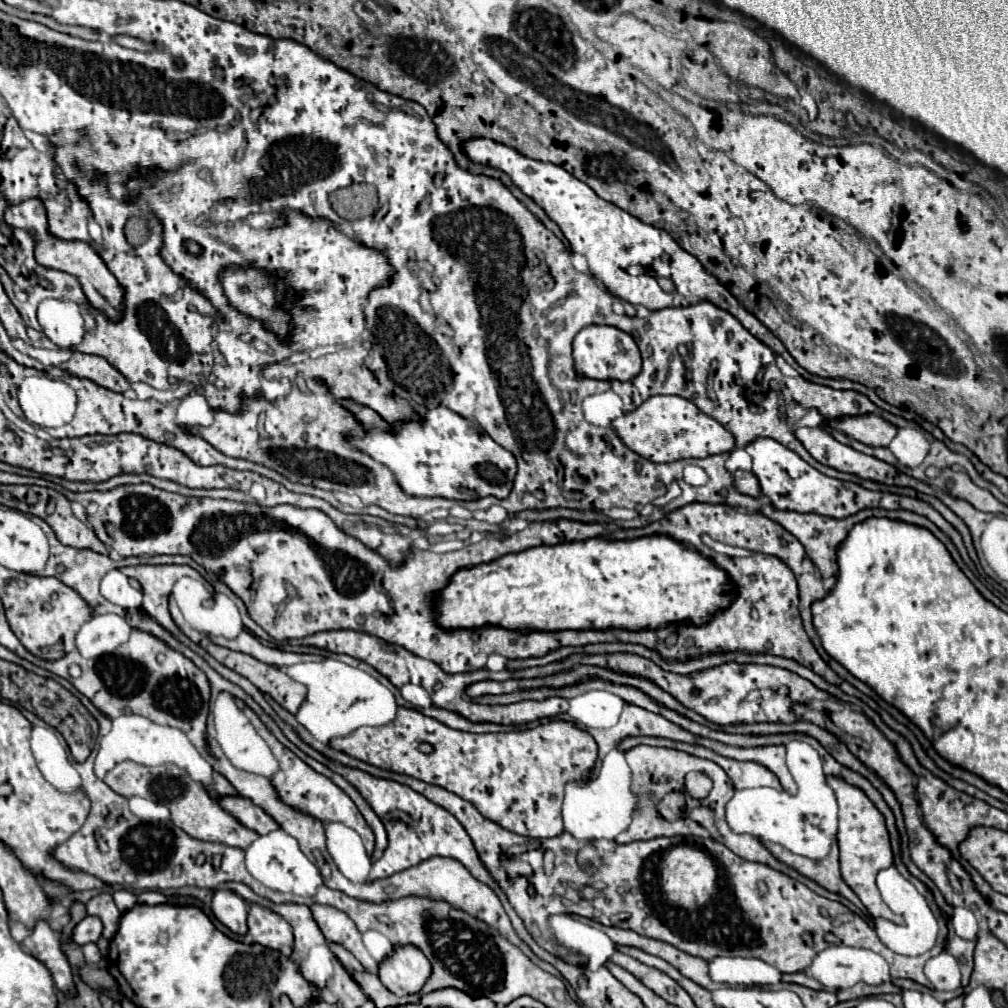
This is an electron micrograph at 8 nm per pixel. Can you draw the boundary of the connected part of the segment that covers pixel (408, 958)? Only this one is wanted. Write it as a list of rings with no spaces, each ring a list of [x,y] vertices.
[[[412,944],[394,946],[392,954],[386,956],[378,966],[380,982],[398,996],[420,992],[432,970],[424,952]]]

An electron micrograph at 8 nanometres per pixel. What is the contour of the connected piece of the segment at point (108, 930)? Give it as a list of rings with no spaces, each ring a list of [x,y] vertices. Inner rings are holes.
[[[100,892],[92,900],[86,902],[86,912],[92,916],[98,916],[104,924],[104,938],[112,938],[118,930],[118,920],[120,920],[120,910],[112,898],[110,892]]]

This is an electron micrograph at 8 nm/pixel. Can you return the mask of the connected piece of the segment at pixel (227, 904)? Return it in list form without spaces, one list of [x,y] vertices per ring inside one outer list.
[[[216,890],[214,898],[212,898],[212,912],[234,934],[248,932],[248,926],[246,926],[248,904],[238,894],[234,894],[230,890]]]

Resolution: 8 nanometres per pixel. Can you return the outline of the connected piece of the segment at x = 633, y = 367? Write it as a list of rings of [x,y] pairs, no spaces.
[[[586,326],[574,336],[574,368],[578,378],[628,382],[642,370],[640,350],[632,336],[614,326]]]

